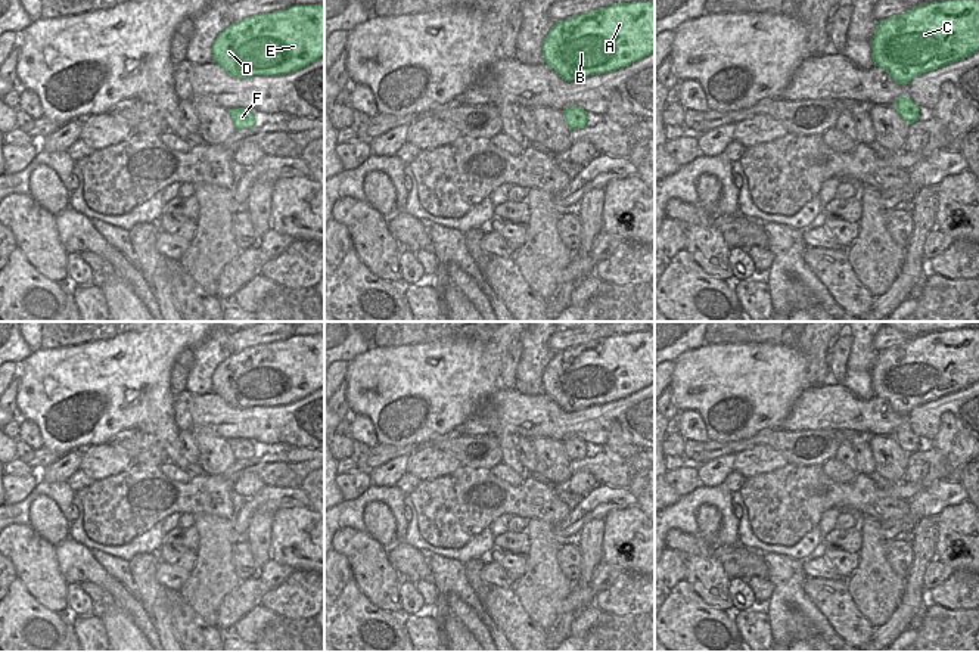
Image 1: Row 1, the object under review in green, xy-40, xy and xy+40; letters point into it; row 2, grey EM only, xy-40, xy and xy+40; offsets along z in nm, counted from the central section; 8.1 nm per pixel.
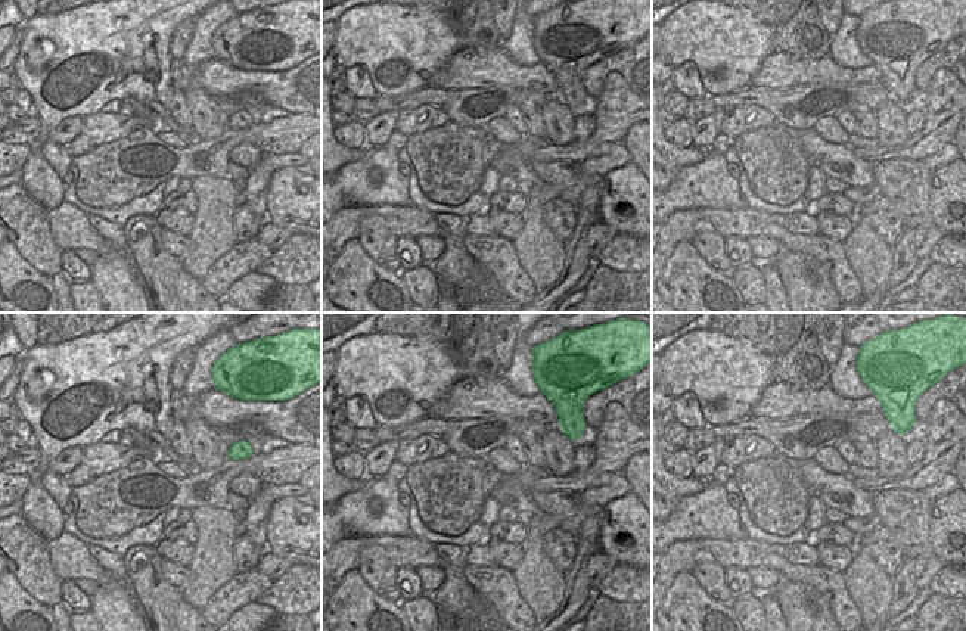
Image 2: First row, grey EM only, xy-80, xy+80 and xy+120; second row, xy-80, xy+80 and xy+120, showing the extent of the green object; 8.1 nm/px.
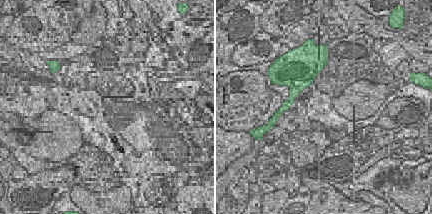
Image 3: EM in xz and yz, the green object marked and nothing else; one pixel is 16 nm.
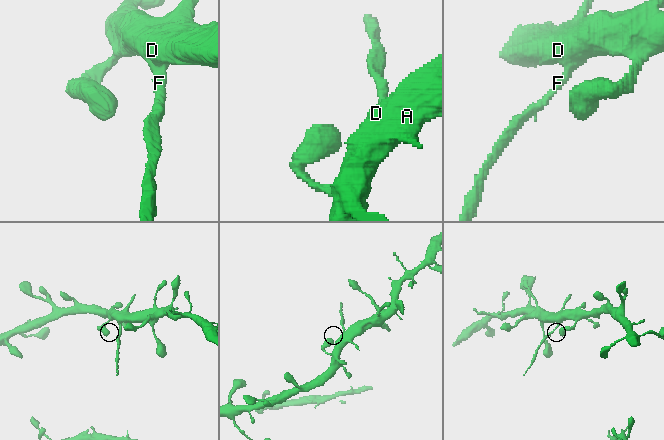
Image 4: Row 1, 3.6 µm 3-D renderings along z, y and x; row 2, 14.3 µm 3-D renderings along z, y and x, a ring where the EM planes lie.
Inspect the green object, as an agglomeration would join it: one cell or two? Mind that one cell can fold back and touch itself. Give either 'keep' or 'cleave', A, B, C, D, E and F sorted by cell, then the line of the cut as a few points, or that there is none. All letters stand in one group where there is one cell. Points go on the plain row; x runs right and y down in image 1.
cleave; groups A B C D E / F; cut xy+40 (894, 434), (903, 434), (917, 444)

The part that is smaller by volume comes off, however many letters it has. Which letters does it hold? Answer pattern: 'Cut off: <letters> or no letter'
Cut off: F

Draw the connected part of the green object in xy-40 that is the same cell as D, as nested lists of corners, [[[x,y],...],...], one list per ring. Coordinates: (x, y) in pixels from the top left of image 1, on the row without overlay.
[[[293,335],[233,353],[217,366],[211,384],[212,392],[234,409],[296,403],[324,388],[324,335]]]

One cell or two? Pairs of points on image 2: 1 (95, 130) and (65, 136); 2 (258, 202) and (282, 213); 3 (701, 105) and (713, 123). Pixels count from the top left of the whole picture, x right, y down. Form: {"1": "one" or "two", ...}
{"1": "two", "2": "two", "3": "two"}

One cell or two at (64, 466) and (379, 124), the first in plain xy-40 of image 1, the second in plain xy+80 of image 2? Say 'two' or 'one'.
one

